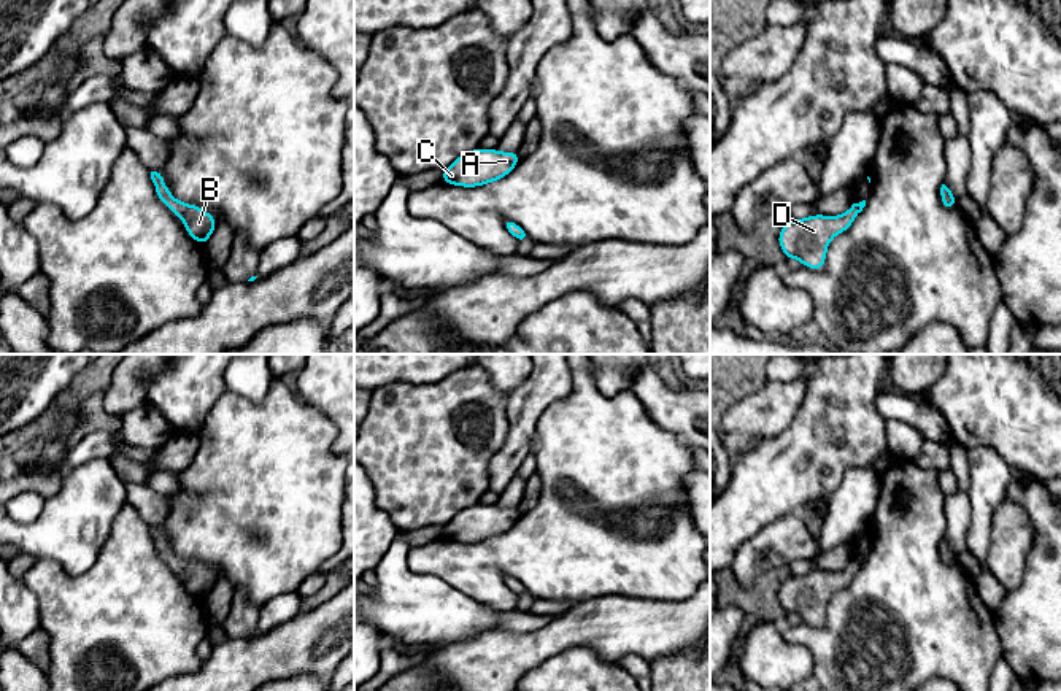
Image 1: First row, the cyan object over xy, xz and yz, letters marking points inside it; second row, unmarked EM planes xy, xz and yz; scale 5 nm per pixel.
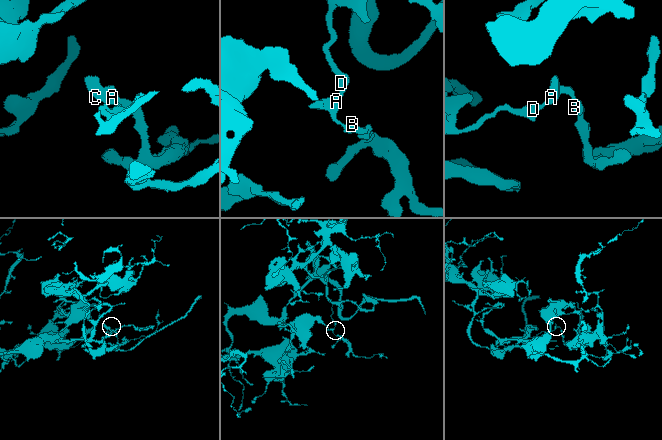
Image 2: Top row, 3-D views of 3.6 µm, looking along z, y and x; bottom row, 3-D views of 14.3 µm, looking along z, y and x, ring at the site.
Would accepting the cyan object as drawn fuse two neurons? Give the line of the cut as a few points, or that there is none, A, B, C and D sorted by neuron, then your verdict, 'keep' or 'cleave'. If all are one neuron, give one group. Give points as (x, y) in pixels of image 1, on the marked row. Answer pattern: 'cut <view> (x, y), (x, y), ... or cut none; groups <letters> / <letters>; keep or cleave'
cut none; groups A B C D; keep

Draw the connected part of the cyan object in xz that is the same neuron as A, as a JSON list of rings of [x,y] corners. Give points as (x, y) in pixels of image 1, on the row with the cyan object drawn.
[[[476,148],[459,156],[443,170],[442,183],[464,187],[483,186],[507,176],[521,160],[518,151]]]

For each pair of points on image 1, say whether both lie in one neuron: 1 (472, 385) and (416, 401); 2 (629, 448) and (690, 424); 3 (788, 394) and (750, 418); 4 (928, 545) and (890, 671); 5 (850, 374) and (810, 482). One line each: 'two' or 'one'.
1: one
2: two
3: one
4: one
5: one

